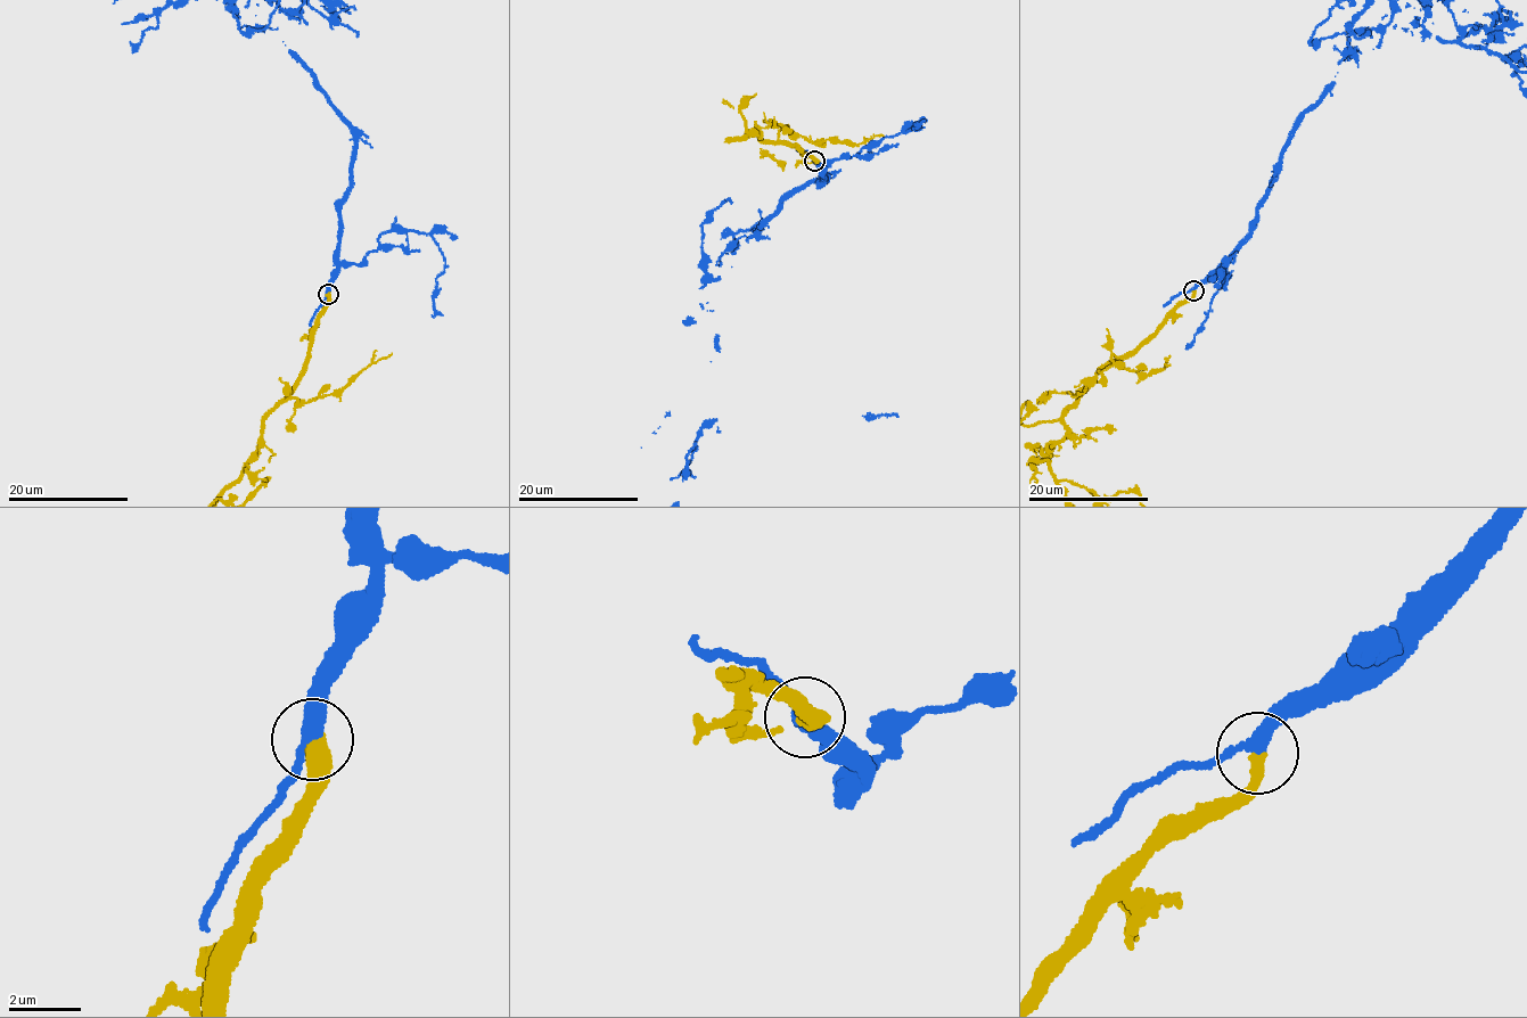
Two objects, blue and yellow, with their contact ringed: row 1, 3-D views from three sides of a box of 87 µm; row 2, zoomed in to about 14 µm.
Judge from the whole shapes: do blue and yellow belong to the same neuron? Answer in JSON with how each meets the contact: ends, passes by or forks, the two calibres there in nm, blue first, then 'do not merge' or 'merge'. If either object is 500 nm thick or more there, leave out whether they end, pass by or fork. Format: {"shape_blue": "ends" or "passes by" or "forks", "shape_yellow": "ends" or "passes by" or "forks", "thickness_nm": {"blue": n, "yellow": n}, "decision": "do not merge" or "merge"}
{"shape_blue": "passes by", "shape_yellow": "ends", "thickness_nm": {"blue": 320, "yellow": 400}, "decision": "merge"}

